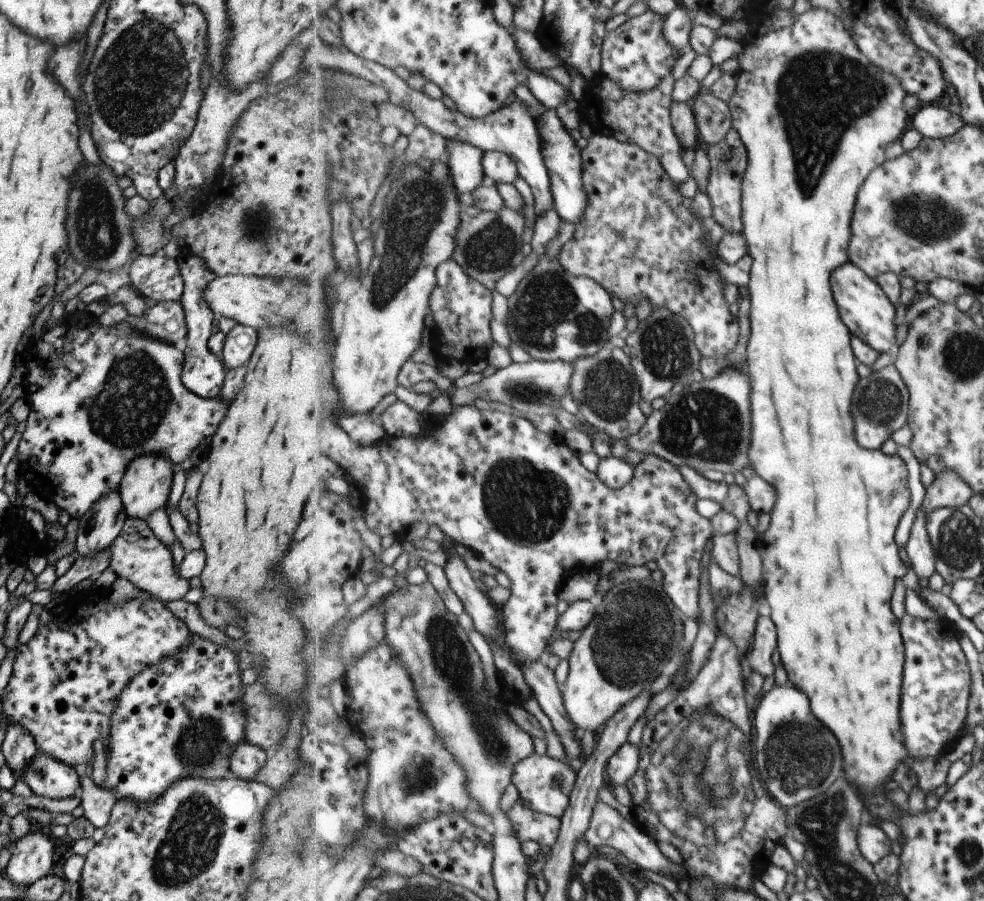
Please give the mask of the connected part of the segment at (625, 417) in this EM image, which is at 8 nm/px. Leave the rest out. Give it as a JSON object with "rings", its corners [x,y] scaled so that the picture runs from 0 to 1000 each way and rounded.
{"rings":[[[617,382],[607,393],[592,393],[584,401],[580,437],[589,447],[589,461],[597,469],[618,479],[623,487],[639,487],[651,478],[660,462],[653,459],[649,444],[652,433],[640,395],[633,386]]]}

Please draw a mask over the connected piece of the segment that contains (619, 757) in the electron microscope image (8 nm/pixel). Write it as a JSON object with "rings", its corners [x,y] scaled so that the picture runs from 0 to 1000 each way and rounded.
{"rings":[[[637,822],[629,835],[618,844],[616,857],[622,871],[639,870],[650,853],[651,844],[650,830]]]}

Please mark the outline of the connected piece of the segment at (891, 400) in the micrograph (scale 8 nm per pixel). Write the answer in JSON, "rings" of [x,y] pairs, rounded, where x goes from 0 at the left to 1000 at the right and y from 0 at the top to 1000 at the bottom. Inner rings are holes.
{"rings":[[[905,404],[896,410],[887,412],[885,417],[875,418],[873,435],[869,435],[869,479],[873,479],[873,491],[877,493],[877,497],[885,499],[893,499],[896,495],[907,486],[913,477],[916,477],[923,471],[925,459],[925,432],[921,423],[918,422],[917,414],[910,404]]]}

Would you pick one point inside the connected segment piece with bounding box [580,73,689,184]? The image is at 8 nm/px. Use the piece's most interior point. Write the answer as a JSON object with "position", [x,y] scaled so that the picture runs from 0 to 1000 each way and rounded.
{"position":[655,131]}

